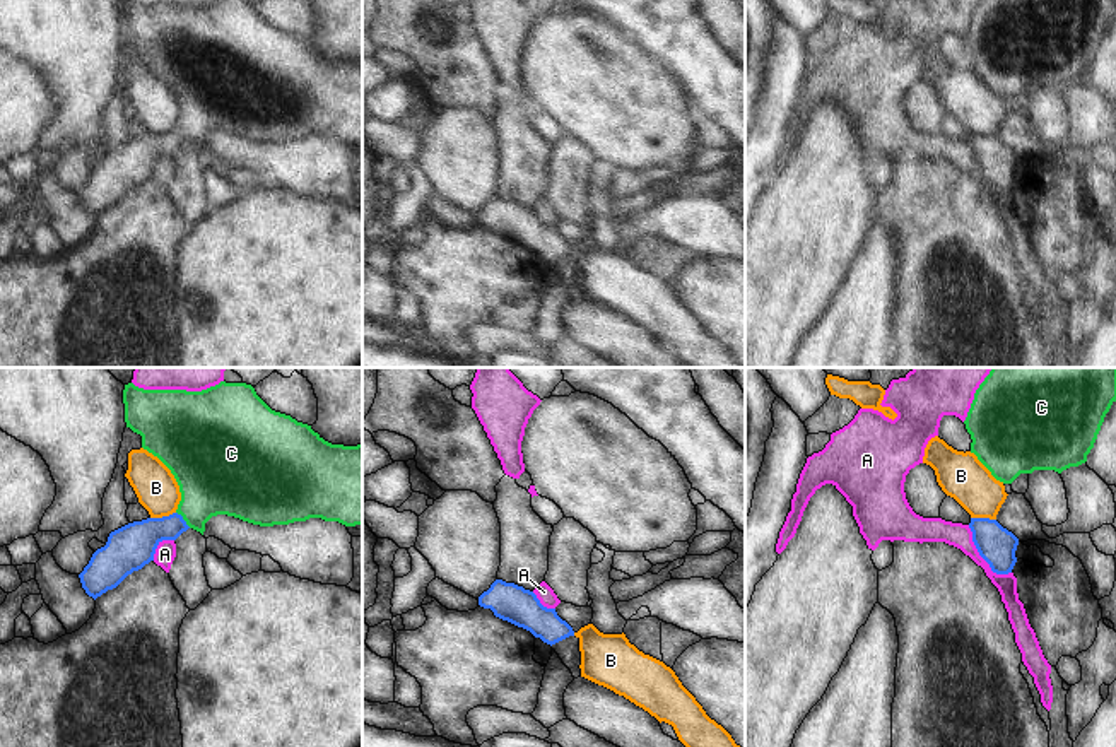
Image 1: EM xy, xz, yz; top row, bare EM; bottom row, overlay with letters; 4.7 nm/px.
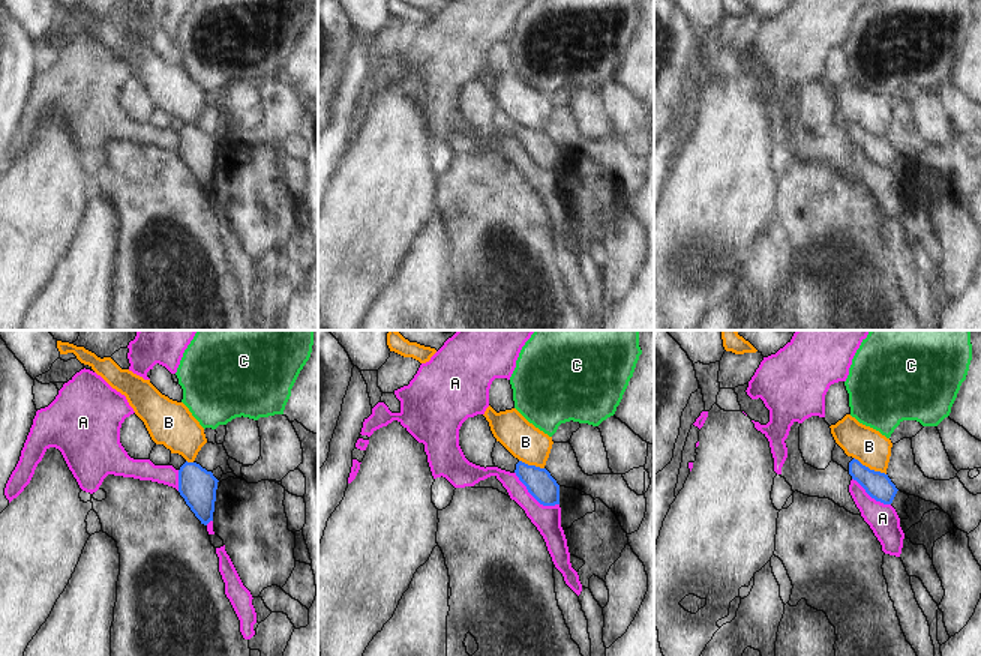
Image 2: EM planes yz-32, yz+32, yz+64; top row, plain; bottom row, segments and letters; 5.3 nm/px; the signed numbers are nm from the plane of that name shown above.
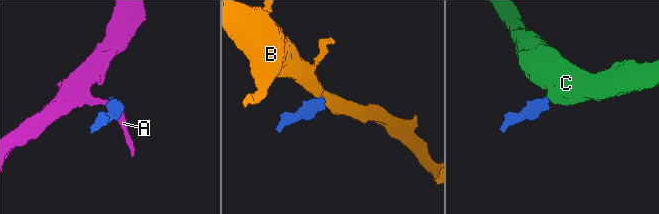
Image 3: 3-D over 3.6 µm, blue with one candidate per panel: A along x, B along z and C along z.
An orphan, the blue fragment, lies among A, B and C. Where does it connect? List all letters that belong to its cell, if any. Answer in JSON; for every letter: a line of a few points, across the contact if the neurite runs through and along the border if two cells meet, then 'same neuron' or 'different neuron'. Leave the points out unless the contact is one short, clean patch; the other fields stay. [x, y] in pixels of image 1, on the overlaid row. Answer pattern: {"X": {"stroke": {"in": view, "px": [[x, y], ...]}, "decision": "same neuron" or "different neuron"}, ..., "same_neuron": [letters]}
{"A": {"stroke": {"in": "yz", "px": [[968, 525], [973, 544], [988, 566], [997, 573], [1010, 573]]}, "decision": "different neuron"}, "B": {"stroke": {"in": "xy", "px": [[175, 511], [151, 518]]}, "decision": "different neuron"}, "C": {"stroke": {"in": "xy", "px": [[135, 542], [152, 530], [183, 520], [197, 506], [214, 477]]}, "decision": "same neuron"}, "same_neuron": ["C"]}

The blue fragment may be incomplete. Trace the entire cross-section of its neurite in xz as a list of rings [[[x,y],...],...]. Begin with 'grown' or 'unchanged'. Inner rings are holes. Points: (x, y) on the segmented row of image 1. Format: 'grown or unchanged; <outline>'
unchanged; [[[496,579],[479,597],[479,605],[490,609],[496,617],[530,631],[547,644],[574,636],[573,627],[562,621],[555,609],[547,609],[537,595],[514,583]]]

